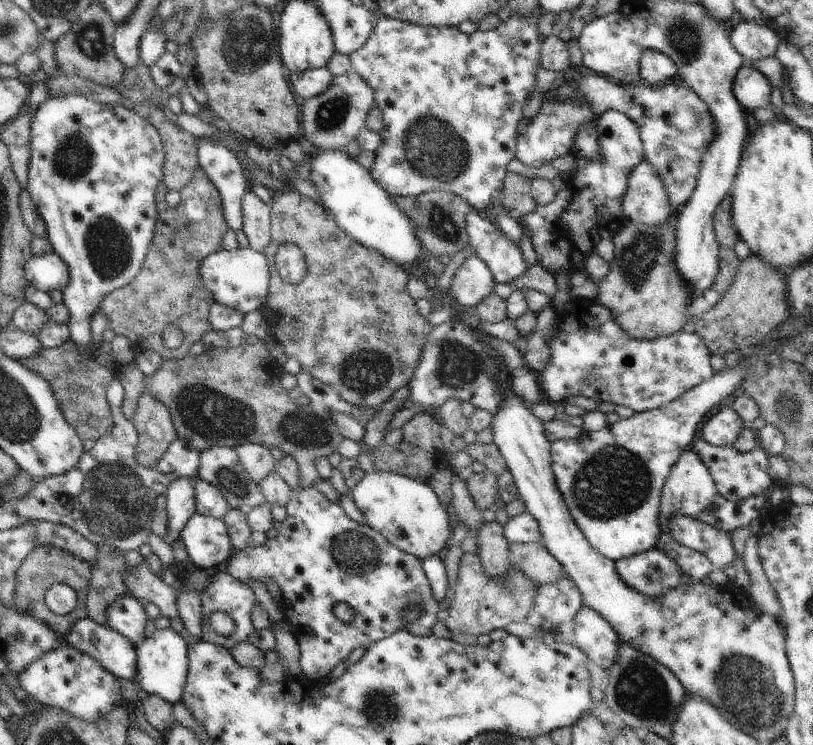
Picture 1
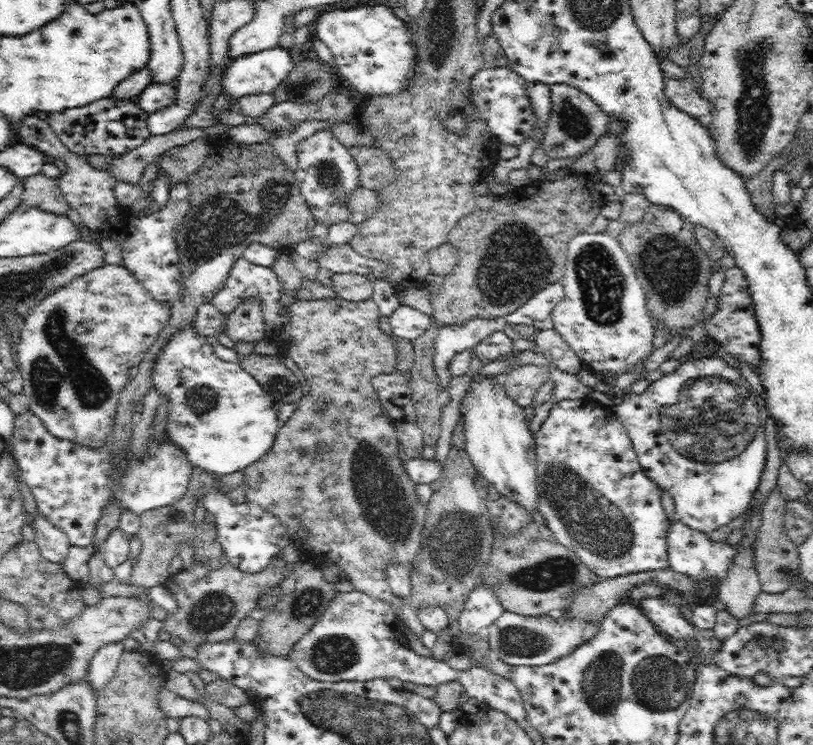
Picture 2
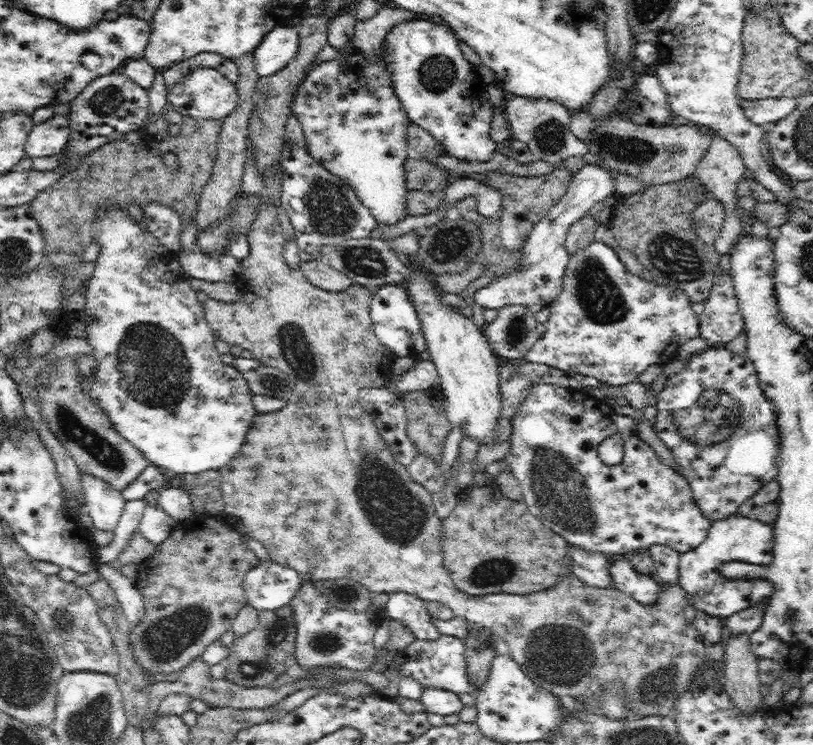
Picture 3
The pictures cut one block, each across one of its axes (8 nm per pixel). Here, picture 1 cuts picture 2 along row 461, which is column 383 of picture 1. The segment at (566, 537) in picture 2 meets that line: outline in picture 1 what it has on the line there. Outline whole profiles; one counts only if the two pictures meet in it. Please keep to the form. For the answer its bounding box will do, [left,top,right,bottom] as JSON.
[226,486,442,680]

